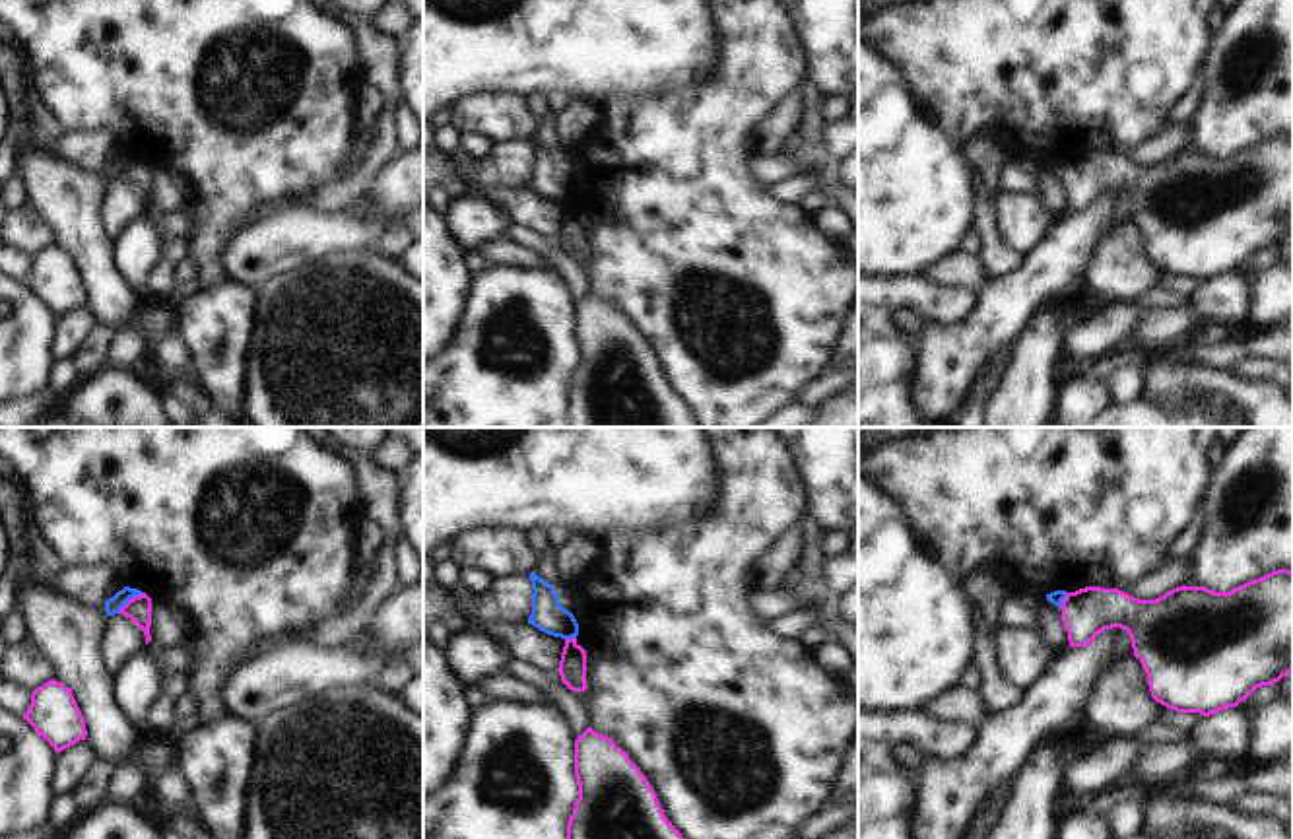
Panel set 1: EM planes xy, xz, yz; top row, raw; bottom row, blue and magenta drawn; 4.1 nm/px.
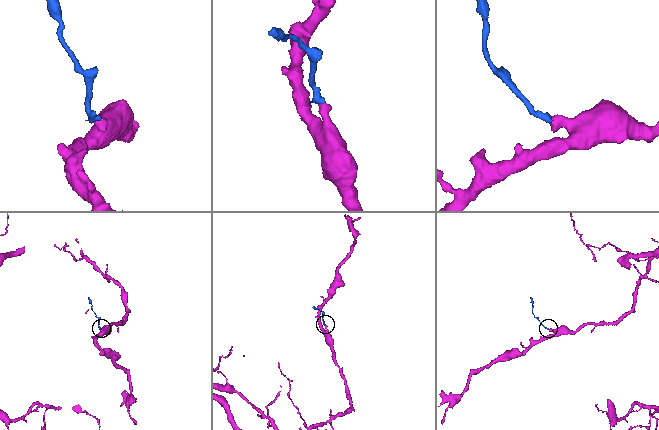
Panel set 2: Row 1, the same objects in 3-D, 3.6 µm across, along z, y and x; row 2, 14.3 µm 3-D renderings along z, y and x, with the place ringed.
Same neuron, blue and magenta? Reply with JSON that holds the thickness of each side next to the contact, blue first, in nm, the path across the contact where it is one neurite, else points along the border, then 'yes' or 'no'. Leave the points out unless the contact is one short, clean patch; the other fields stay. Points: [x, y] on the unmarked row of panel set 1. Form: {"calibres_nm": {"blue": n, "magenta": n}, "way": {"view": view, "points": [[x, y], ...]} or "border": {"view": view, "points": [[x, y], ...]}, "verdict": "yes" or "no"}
{"calibres_nm": {"blue": 70, "magenta": 110}, "border": {"view": "xy", "points": [[142, 158], [134, 160], [117, 177]]}, "verdict": "no"}

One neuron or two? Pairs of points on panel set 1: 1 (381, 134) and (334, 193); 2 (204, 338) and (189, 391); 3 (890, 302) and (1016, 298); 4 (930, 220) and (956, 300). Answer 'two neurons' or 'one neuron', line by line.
1: one neuron
2: two neurons
3: two neurons
4: two neurons

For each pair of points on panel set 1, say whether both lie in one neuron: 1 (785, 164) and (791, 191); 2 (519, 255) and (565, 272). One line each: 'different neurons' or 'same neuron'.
1: different neurons
2: different neurons

